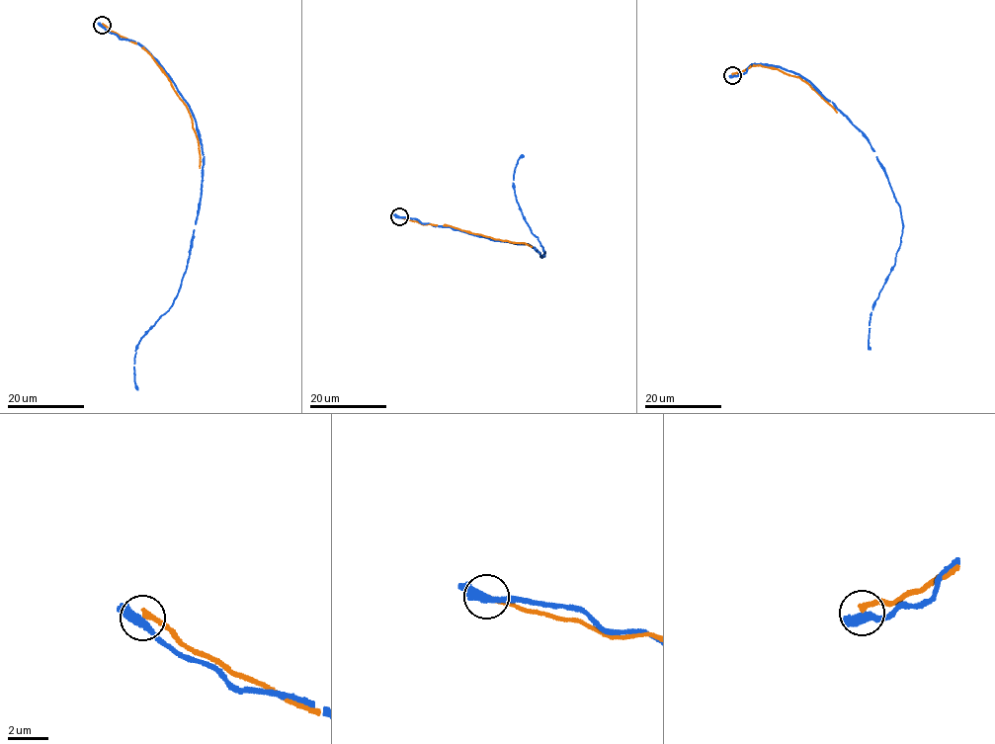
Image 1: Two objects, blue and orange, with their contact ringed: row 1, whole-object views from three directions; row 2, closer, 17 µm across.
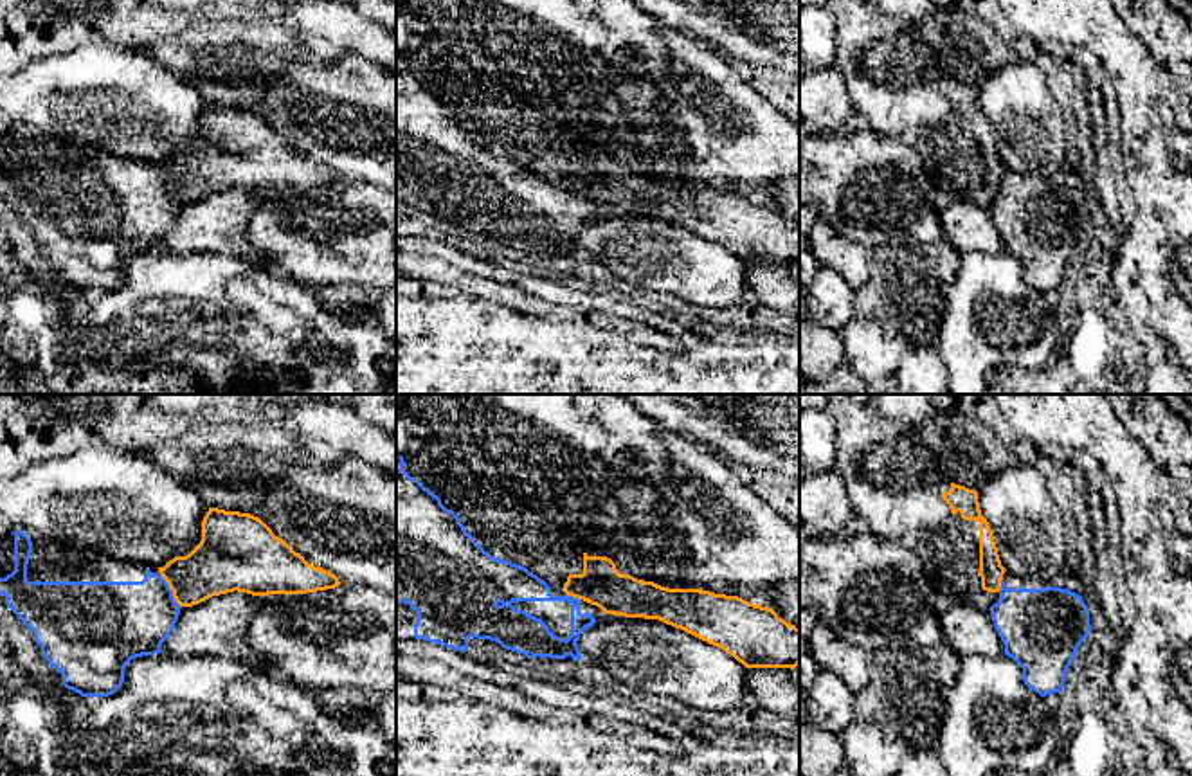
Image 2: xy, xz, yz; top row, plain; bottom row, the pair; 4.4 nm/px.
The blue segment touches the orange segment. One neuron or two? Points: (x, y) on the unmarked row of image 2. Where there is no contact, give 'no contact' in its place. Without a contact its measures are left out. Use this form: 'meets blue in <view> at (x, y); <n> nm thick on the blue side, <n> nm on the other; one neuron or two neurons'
meets blue in xy at (171, 188); 340 nm thick on the blue side, 260 nm on the other; two neurons

